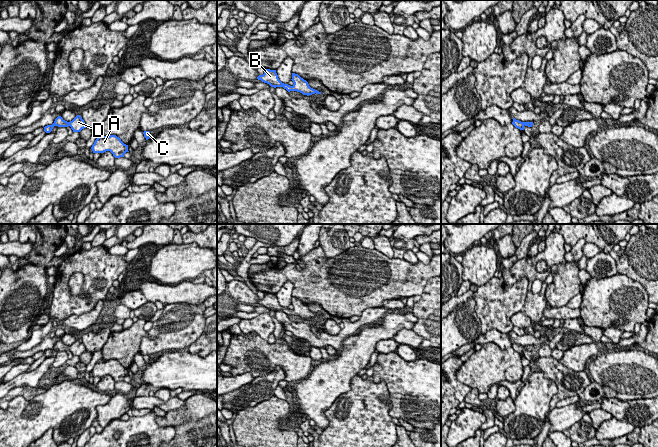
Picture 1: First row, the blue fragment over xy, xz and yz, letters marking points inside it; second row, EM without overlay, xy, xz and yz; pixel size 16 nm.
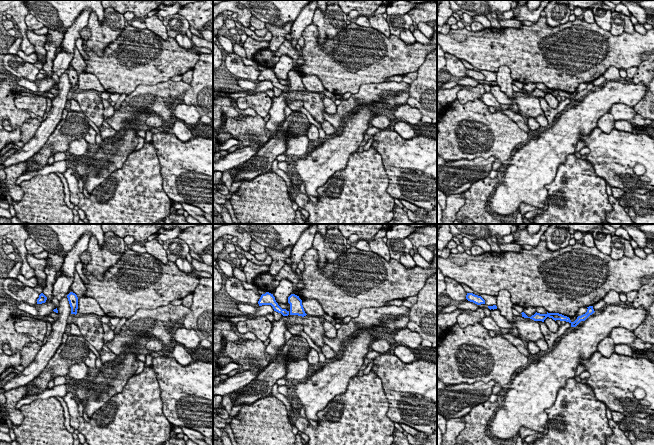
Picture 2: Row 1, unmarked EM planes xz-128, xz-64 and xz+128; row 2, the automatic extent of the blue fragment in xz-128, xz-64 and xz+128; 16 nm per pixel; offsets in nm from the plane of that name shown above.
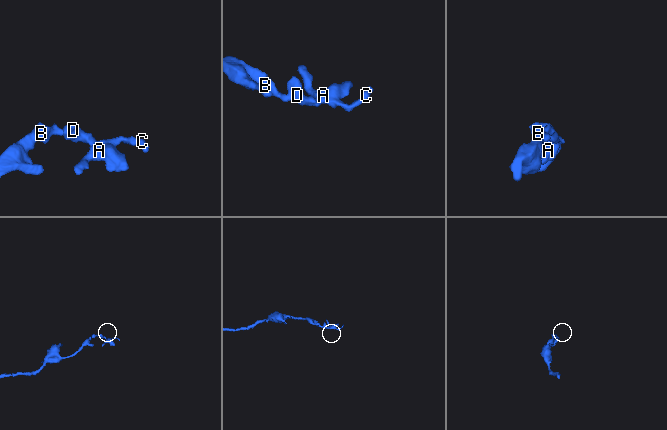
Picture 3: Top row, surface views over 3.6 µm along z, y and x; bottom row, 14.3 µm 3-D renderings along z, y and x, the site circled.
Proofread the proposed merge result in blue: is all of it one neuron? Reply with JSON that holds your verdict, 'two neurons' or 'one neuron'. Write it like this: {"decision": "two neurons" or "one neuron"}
{"decision": "one neuron"}

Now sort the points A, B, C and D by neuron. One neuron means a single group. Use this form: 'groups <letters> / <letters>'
groups A B C D

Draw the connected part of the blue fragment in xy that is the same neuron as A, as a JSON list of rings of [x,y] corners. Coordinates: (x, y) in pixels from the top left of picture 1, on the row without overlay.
[[[116,359],[99,360],[91,371],[93,377],[110,375],[115,382],[124,381],[128,375],[128,369],[124,368]]]

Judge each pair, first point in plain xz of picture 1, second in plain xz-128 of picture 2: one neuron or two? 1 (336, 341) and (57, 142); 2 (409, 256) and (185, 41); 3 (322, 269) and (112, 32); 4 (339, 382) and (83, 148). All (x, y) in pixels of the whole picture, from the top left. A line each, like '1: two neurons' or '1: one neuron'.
1: two neurons
2: one neuron
3: two neurons
4: two neurons

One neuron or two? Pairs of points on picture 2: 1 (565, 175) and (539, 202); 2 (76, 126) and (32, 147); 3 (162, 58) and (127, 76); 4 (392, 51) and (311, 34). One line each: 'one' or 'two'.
1: two
2: two
3: one
4: one

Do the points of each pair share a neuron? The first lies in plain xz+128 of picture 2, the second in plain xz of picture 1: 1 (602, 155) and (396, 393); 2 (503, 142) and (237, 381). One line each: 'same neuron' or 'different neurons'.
1: same neuron
2: different neurons

